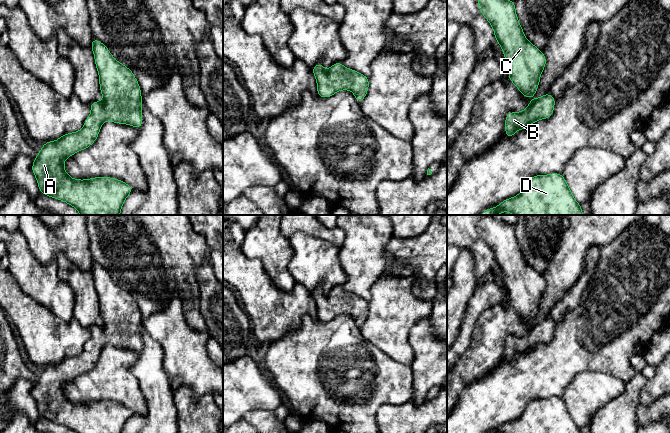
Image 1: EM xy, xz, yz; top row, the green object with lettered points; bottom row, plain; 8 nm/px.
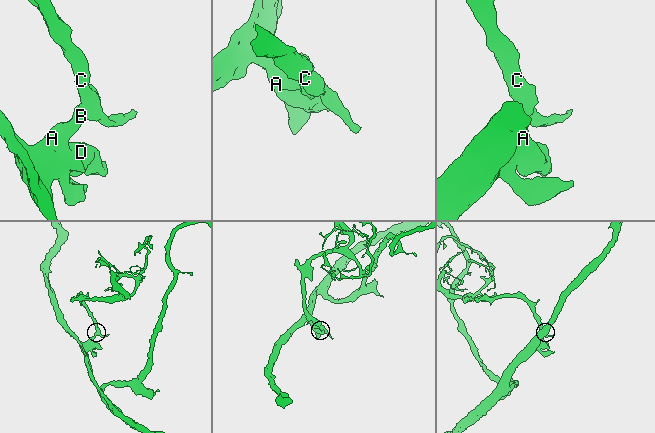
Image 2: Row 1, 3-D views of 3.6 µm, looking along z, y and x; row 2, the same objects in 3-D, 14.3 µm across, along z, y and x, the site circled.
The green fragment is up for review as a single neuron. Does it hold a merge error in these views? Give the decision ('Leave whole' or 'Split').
Leave whole

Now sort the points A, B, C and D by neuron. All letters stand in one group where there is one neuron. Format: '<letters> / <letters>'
A B C D

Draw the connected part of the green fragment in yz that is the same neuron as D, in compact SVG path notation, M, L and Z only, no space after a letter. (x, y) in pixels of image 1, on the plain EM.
M561 397L532 400L516 420L489 433L582 433Z

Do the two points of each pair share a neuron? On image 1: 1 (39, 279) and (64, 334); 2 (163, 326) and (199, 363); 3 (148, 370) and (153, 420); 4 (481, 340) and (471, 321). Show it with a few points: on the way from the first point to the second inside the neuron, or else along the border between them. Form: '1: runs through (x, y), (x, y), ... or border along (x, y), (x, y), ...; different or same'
1: border along (37, 302), (64, 321), (68, 321), (72, 317); different
2: runs through (170, 334), (190, 354); same
3: runs through (154, 382), (154, 408); same
4: border along (488, 308), (478, 318), (472, 340), (466, 350); different

